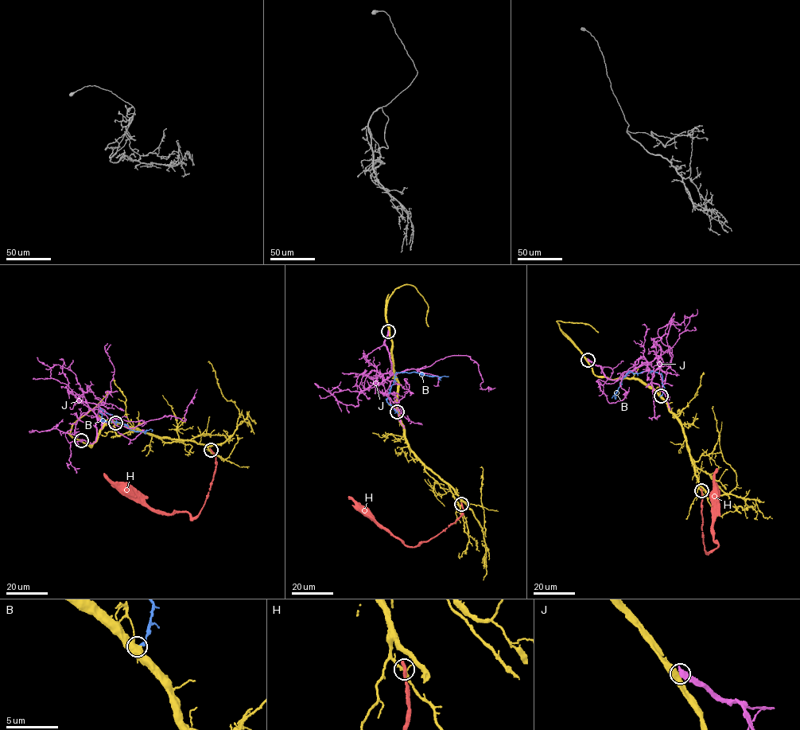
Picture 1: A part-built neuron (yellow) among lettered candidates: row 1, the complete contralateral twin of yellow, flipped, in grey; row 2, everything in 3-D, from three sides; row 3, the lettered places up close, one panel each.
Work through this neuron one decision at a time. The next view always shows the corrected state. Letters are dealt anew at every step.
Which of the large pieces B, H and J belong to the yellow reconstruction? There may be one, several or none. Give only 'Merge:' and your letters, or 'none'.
Merge: none

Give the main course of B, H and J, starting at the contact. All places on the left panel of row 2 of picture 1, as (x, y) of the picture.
B: (115, 422), (112, 415), (100, 408), (101, 421), (118, 422), (131, 430), (142, 431), (149, 429), (152, 431)
H: (211, 450), (215, 458), (215, 473), (203, 507), (195, 517), (185, 512), (172, 513), (152, 509), (103, 473)
J: (81, 440), (93, 443), (96, 435), (98, 420), (87, 407), (128, 428), (165, 415), (184, 421), (197, 389)

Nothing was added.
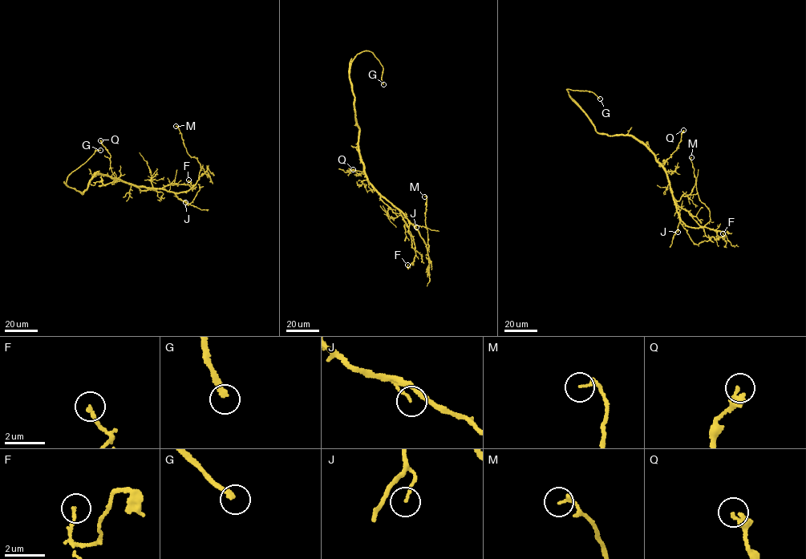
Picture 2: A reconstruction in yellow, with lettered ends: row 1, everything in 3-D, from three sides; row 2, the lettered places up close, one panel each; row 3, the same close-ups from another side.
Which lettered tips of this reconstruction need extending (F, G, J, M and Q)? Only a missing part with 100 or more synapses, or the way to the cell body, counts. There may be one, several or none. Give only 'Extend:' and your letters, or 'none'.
Extend: G

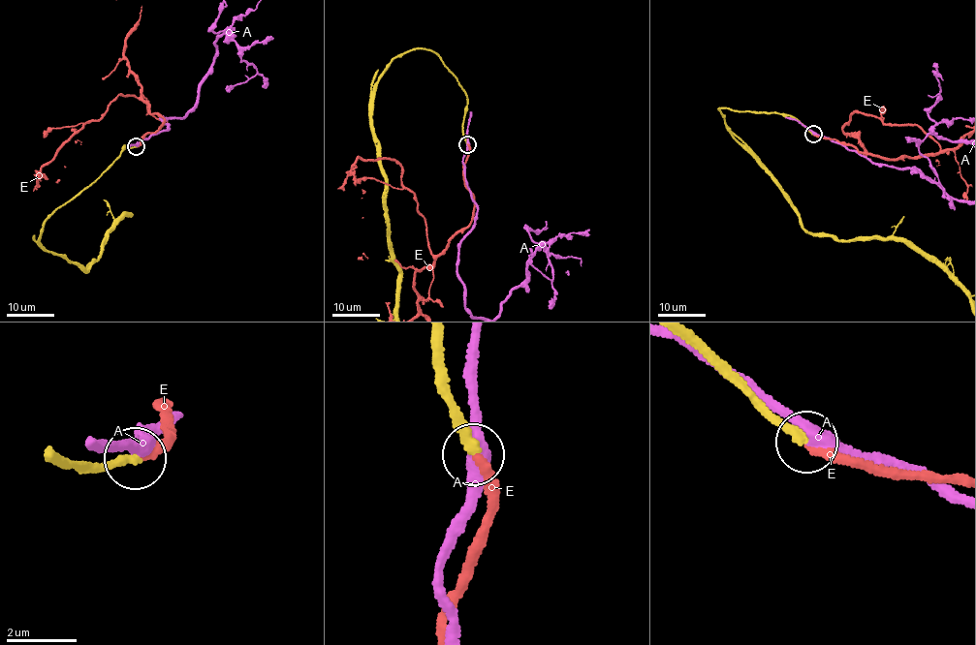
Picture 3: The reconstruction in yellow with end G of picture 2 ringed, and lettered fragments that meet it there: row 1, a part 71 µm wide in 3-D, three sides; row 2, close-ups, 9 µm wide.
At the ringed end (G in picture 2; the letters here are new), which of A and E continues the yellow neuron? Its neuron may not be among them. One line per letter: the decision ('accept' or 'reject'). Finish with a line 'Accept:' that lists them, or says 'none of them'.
A: reject
E: accept
Accept: E

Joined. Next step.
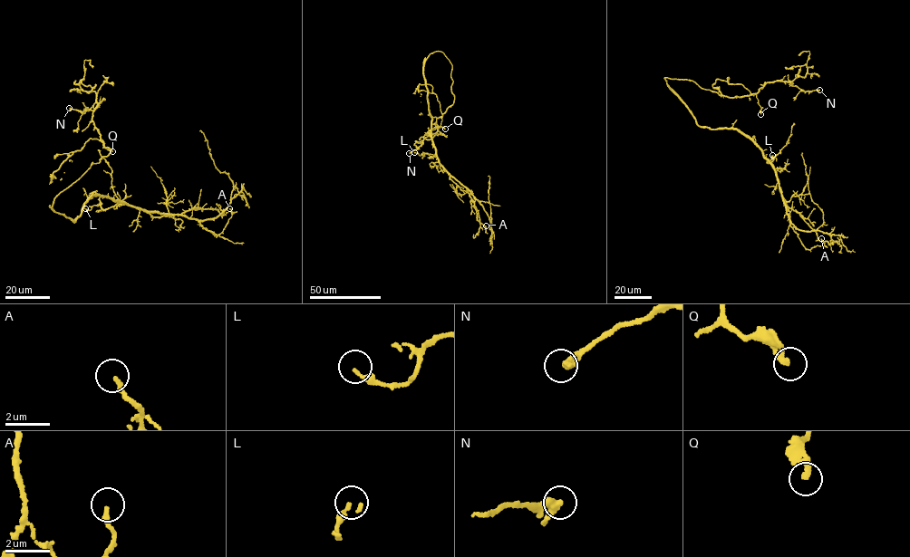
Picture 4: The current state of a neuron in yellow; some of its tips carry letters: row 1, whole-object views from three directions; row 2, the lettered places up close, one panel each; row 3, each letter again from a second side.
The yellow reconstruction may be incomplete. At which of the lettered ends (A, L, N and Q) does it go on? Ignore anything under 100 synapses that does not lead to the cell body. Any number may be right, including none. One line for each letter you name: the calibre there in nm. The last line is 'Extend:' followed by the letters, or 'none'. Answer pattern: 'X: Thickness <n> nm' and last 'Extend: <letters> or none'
Extend: none

